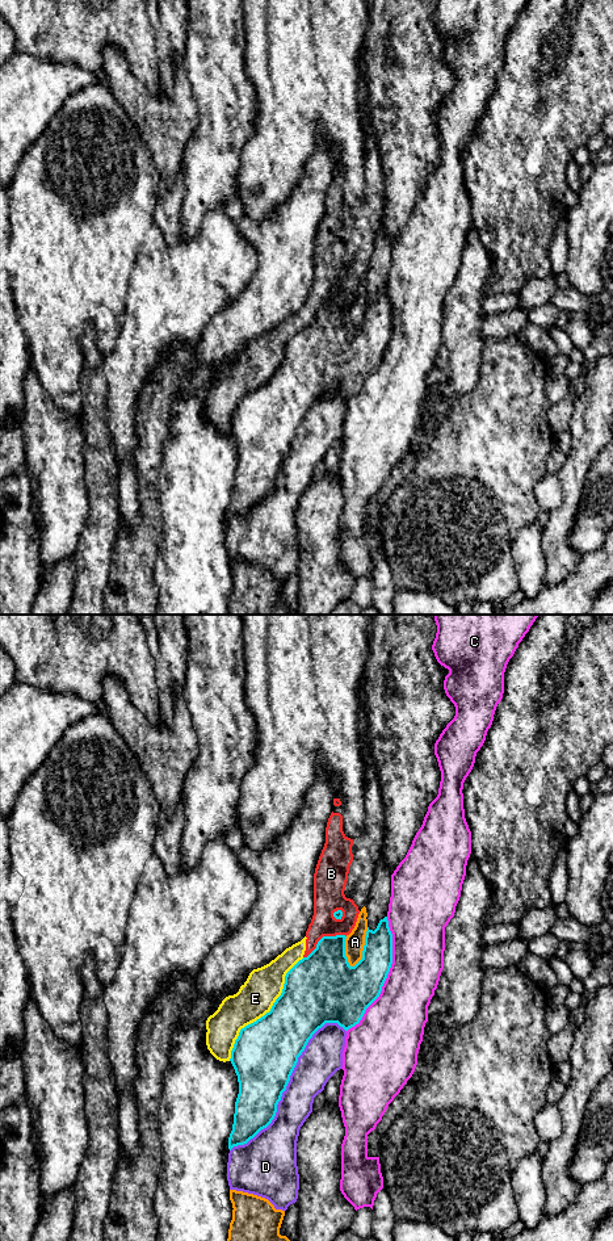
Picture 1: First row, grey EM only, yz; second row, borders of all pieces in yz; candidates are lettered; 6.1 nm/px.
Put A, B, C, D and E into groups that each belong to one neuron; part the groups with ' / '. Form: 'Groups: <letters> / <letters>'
Groups: A / B E / C / D

